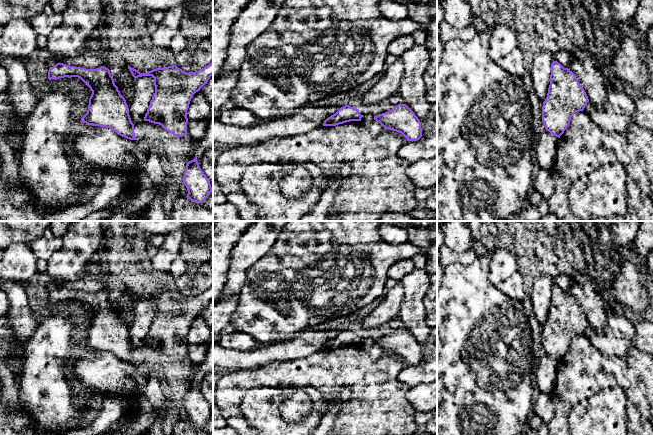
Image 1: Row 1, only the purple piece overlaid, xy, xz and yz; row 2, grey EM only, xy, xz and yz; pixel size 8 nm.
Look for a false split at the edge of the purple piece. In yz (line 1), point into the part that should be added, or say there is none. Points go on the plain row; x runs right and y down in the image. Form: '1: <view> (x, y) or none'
1: none

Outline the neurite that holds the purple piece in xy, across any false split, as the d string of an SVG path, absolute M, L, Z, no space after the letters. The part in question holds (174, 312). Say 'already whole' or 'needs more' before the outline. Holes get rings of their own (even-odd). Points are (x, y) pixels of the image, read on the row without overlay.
already whole | M213 285L206 291L185 296L176 289L156 292L140 297L128 289L132 300L154 302L155 317L145 338L144 345L161 349L177 361L187 359L187 334L193 319L213 300Z

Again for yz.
already whole | M553 284L550 309L542 330L542 346L546 355L560 362L571 341L583 335L588 326L588 320L576 299Z

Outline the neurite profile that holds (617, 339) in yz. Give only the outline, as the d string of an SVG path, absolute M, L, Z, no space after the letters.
M612 312L606 313L606 319L605 330L593 329L589 325L583 335L605 355L626 356L631 348L636 347L634 343L635 322Z

